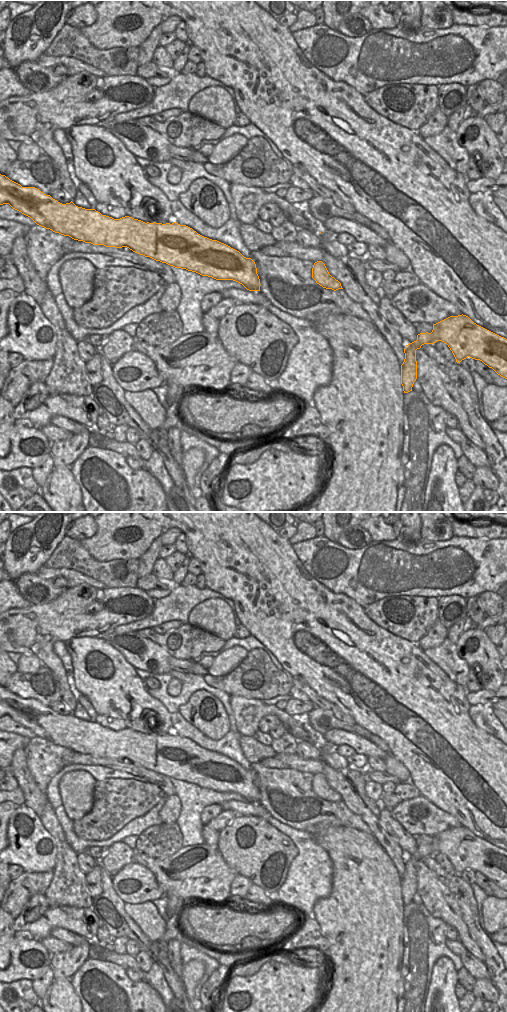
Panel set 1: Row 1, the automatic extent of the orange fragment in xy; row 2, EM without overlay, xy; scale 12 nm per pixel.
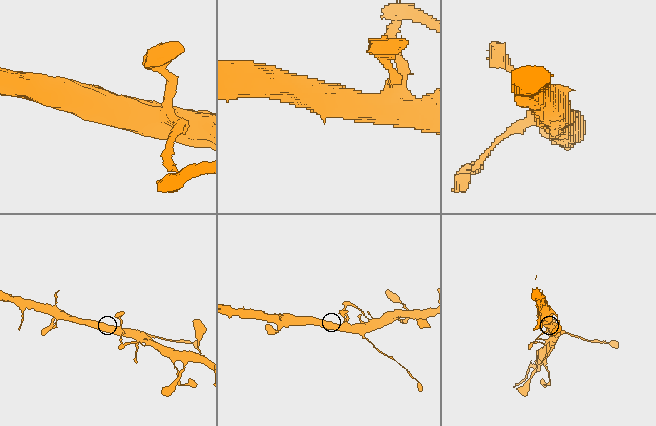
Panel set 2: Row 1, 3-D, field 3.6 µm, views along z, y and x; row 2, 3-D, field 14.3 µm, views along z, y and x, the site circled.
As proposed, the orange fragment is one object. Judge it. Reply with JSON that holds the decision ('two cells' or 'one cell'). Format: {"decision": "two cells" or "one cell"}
{"decision": "one cell"}

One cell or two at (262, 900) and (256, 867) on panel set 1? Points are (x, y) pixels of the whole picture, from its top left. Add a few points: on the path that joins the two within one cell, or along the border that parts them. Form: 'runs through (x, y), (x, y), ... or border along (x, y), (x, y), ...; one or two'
border along (253, 883), (267, 893); two

